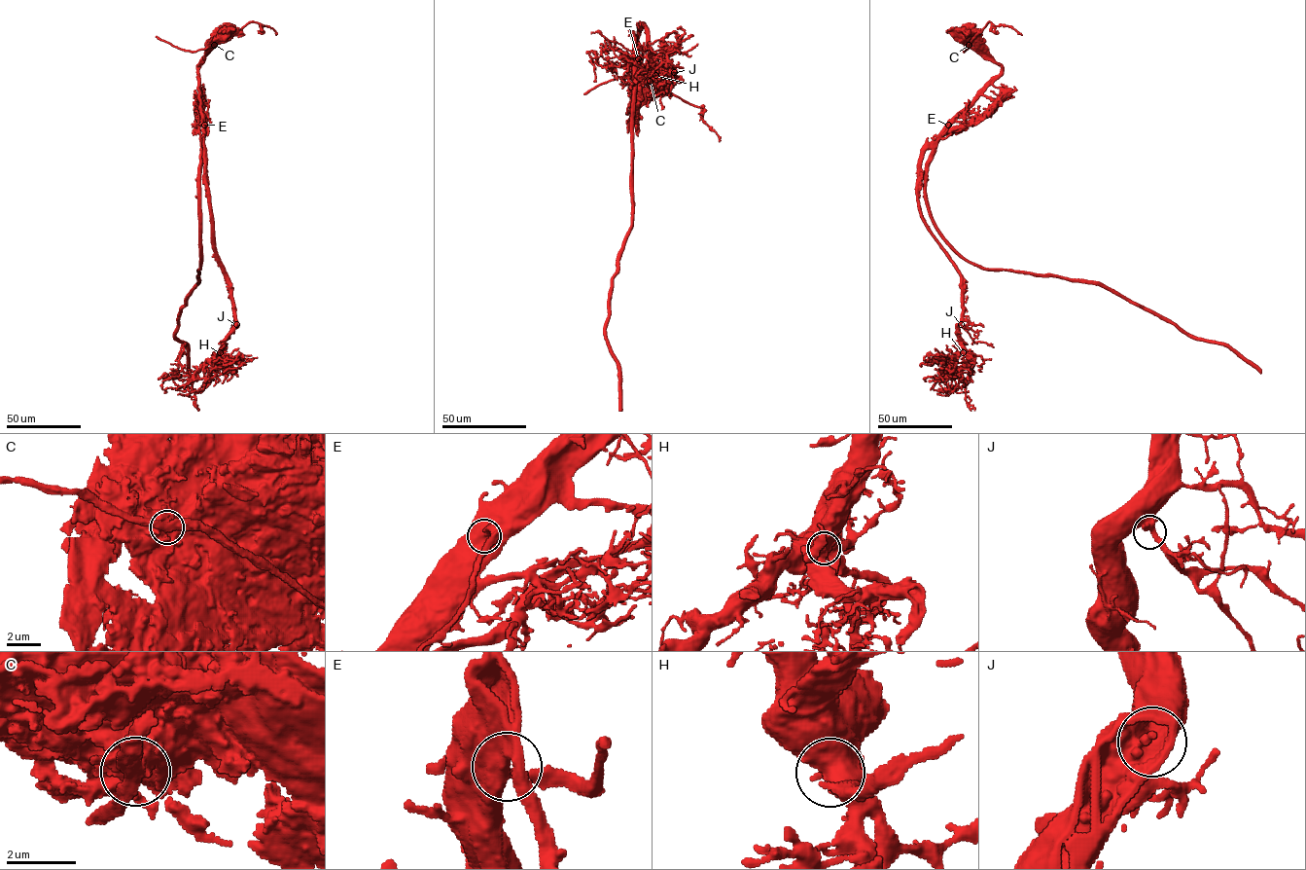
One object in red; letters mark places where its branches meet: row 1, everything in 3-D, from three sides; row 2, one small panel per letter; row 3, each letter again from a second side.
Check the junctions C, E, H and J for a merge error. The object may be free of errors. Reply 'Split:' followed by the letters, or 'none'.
Split: C

